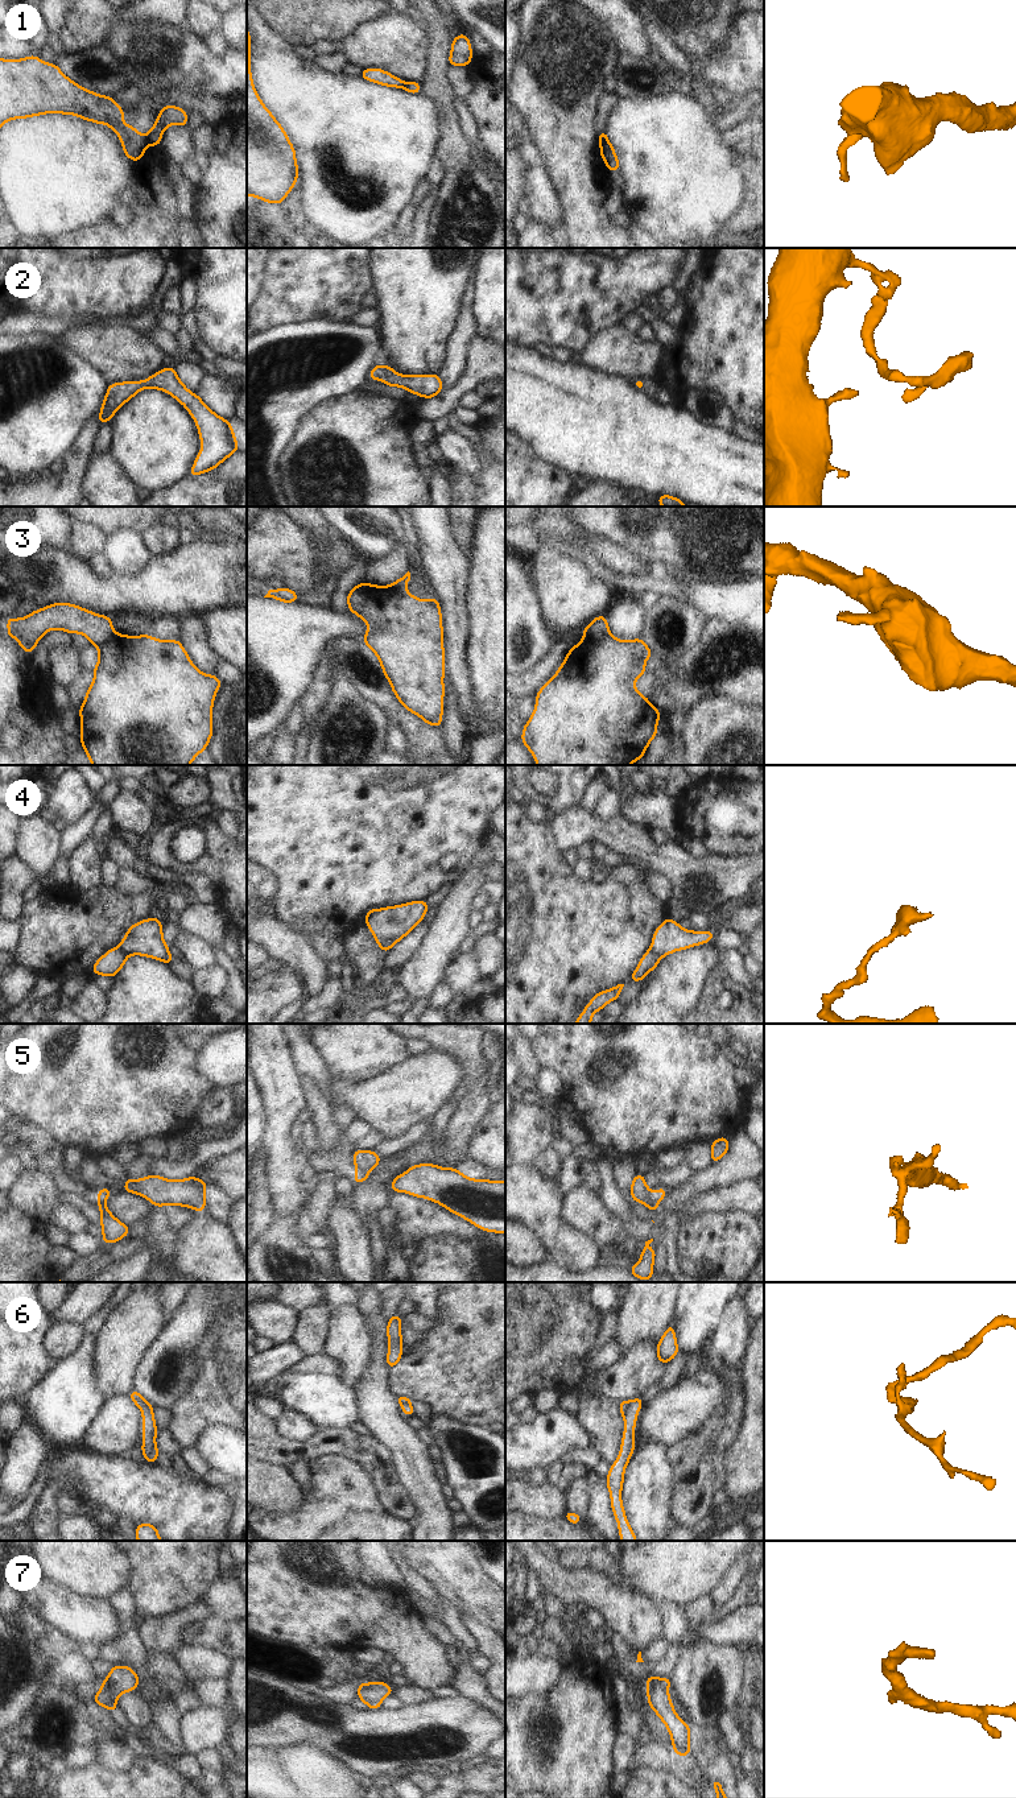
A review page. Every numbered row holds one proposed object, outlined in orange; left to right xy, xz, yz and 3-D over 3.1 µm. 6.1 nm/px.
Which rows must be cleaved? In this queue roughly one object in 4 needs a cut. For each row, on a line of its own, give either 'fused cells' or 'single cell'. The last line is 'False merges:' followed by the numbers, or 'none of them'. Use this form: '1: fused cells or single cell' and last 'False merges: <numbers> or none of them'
1: fused cells
2: single cell
3: fused cells
4: fused cells
5: fused cells
6: single cell
7: single cell
False merges: 1, 3, 4, 5

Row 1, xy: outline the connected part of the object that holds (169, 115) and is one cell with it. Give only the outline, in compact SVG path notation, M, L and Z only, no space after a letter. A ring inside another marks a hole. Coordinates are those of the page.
M166 104L161 112L157 115L157 120L154 125L150 128L146 135L146 144L152 146L157 146L161 144L161 136L166 127L169 125L187 125L187 112L182 108L178 108L172 104Z

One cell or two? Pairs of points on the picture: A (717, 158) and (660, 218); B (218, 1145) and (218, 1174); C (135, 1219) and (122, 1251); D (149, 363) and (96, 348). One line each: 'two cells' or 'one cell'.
A: one cell
B: two cells
C: two cells
D: one cell

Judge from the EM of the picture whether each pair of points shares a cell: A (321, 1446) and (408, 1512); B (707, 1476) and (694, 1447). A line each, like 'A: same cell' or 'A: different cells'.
A: same cell
B: same cell

